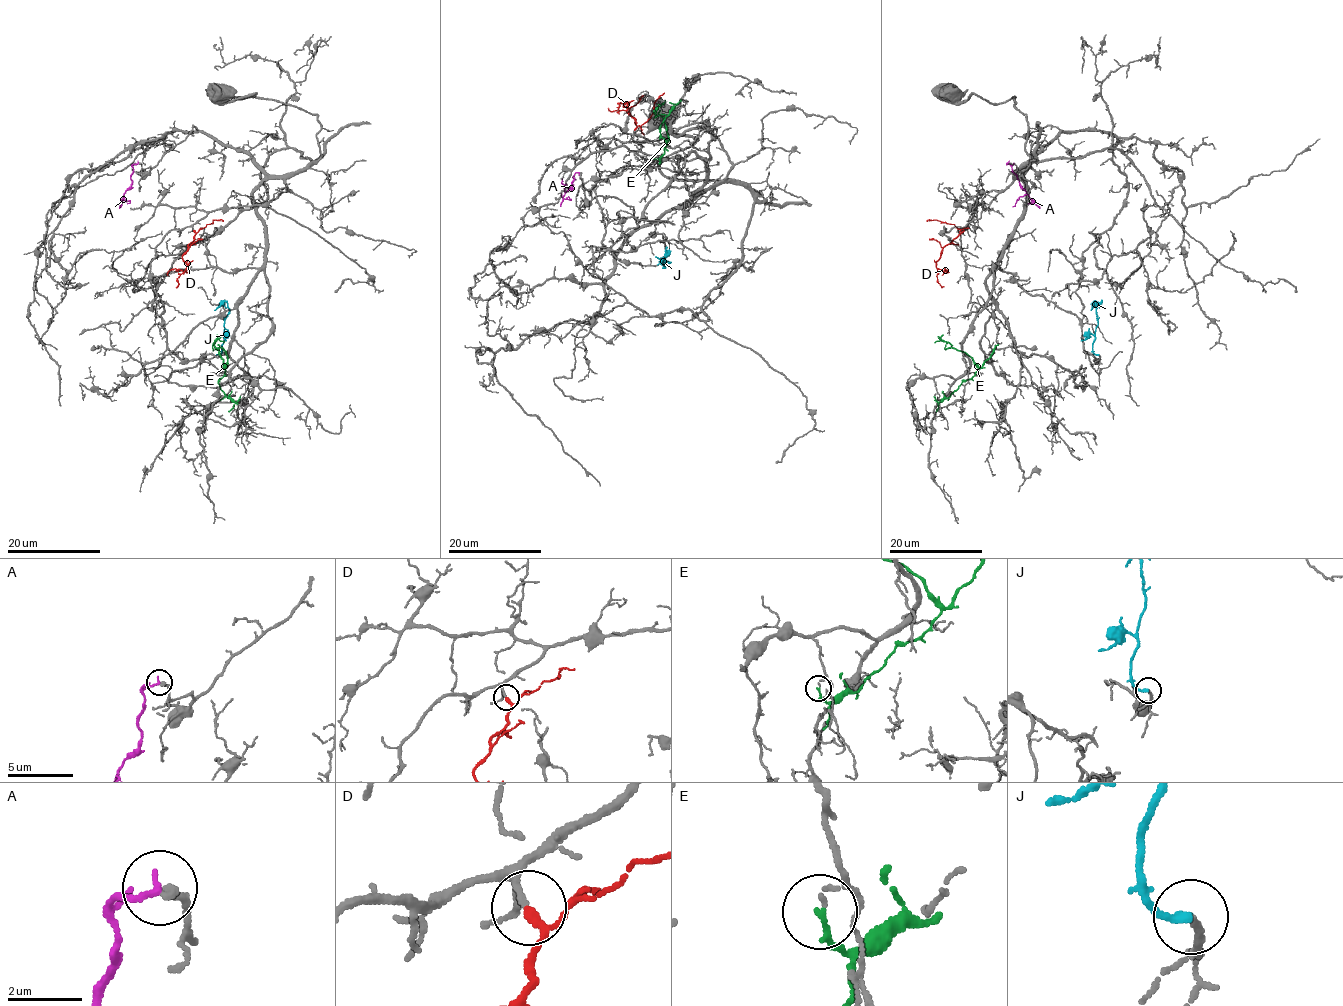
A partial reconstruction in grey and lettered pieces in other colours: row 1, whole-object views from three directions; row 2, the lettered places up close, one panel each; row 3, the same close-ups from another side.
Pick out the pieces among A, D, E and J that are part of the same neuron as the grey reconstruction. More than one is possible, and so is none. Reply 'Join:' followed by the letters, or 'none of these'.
Join: A, D

